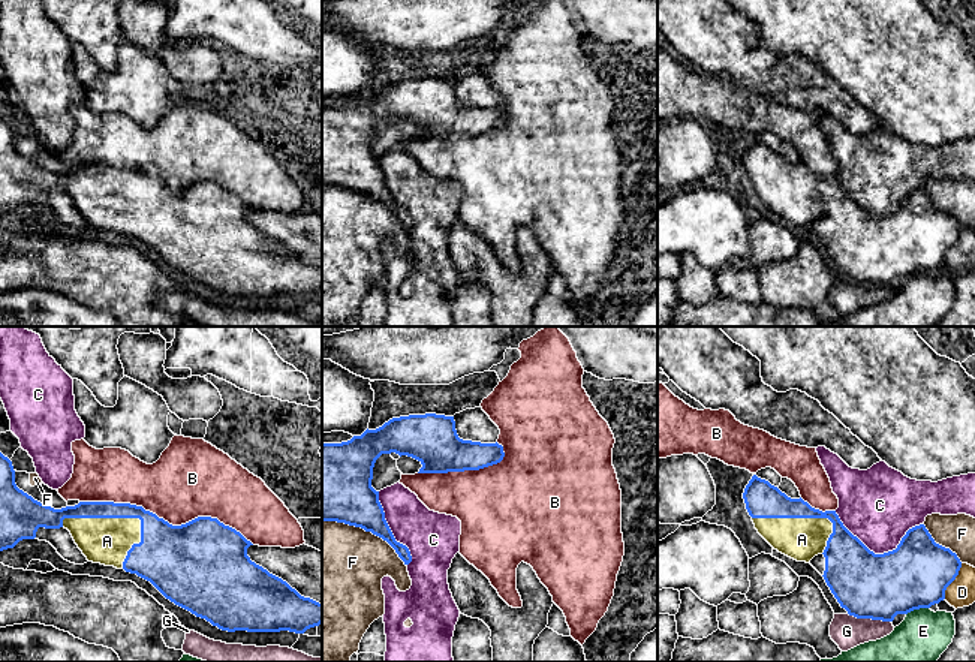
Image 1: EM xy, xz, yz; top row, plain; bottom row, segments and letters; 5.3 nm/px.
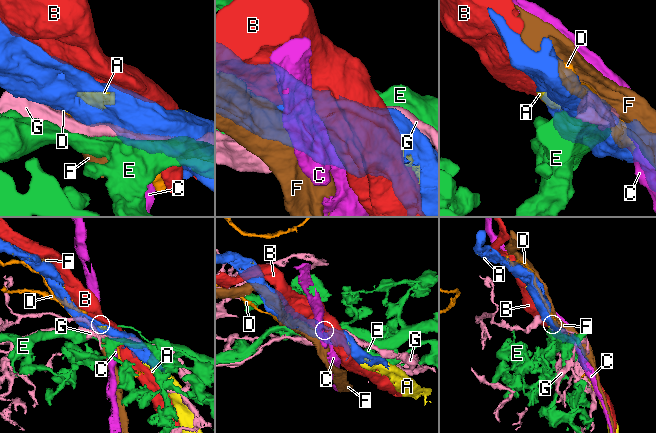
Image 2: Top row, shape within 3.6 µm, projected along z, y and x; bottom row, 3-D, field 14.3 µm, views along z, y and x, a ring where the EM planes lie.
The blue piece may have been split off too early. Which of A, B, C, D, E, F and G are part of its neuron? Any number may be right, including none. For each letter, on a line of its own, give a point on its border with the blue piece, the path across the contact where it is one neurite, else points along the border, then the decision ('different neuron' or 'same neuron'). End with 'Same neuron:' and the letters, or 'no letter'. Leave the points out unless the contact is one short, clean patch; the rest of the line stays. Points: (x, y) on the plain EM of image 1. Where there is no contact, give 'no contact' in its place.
A: contact xy (111, 181); same neuron
B: contact xy (166, 186); different neuron
C: contact yz (879, 219); different neuron
D: contact yz (953, 244); different neuron
E: contact yz (917, 273); different neuron
F: contact xz (366, 195); different neuron
G: contact yz (869, 282); different neuron
Same neuron: A

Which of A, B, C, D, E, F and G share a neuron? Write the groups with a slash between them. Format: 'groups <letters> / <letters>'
groups A / B / C / D / E / F / G

